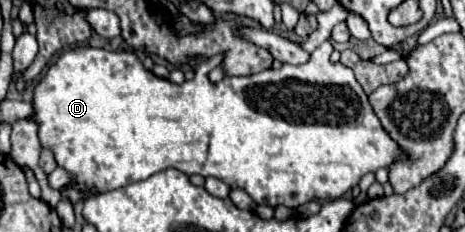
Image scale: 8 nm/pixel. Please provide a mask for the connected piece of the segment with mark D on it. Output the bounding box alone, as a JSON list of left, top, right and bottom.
[29,39,403,207]

